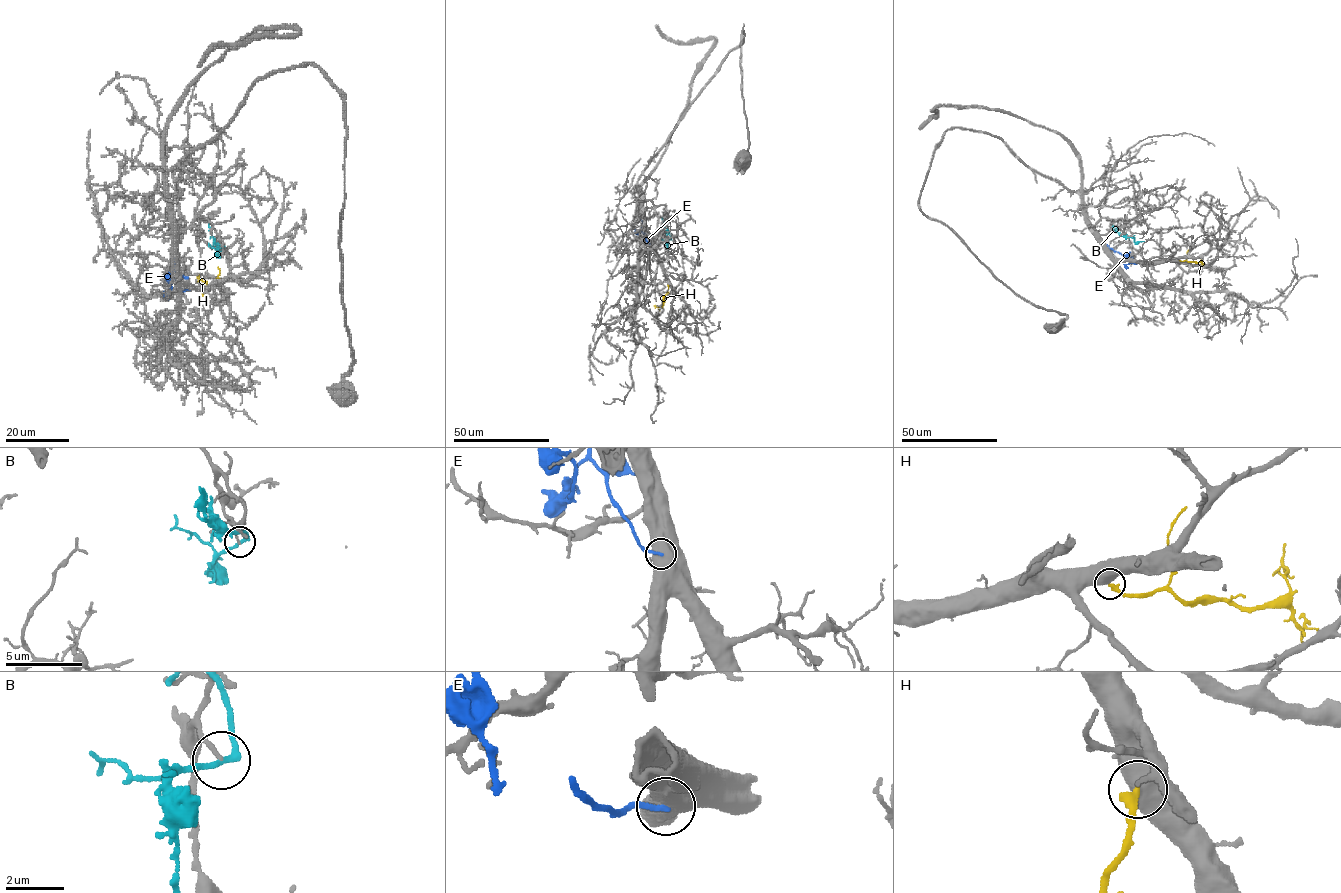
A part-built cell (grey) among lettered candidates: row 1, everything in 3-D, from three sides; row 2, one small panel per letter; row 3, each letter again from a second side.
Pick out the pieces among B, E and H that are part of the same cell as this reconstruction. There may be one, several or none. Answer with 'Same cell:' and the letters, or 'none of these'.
Same cell: H

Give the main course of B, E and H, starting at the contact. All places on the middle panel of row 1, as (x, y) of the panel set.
B: (670, 239), (662, 217)
E: (650, 243), (641, 231), (642, 212)
H: (669, 285), (663, 306), (654, 305)

